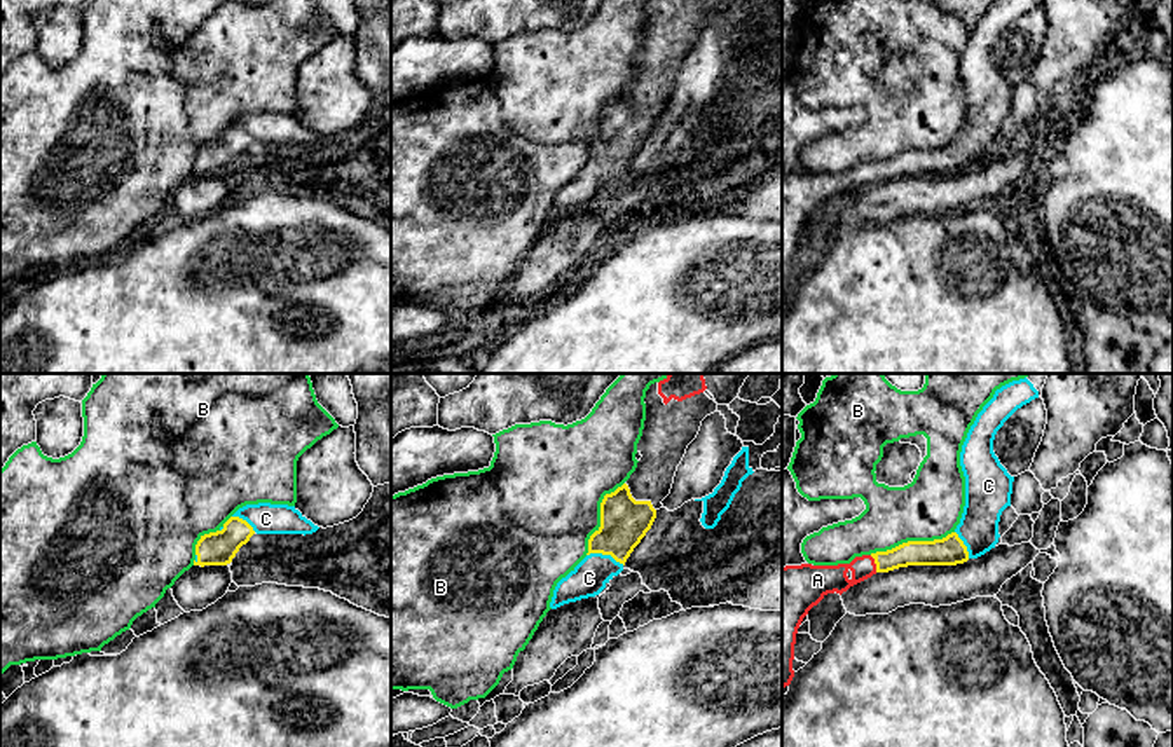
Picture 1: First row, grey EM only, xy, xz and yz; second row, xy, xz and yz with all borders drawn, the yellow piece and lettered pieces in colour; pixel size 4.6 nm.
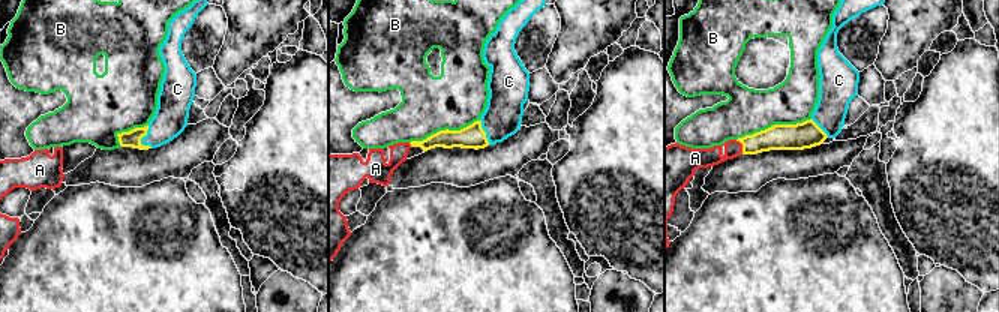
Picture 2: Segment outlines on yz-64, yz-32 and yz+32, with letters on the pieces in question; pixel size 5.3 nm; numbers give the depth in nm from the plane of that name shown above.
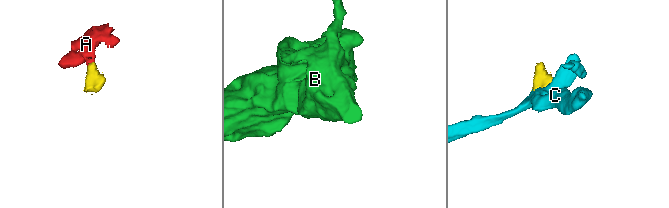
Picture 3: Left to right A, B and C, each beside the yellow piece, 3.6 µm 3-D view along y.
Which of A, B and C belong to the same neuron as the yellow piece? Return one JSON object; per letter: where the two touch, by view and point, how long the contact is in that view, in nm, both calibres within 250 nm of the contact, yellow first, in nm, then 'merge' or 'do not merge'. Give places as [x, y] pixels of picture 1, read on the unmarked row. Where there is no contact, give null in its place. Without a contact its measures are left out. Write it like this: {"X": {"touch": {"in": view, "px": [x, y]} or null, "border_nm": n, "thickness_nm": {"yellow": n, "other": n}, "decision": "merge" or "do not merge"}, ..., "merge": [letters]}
{"A": {"touch": {"in": "yz", "px": [875, 171]}, "border_nm": 90, "thickness_nm": {"yellow": 110, "other": 130}, "decision": "merge"}, "B": {"touch": {"in": "yz", "px": [912, 150]}, "border_nm": 400, "thickness_nm": {"yellow": 140, "other": 300}, "decision": "do not merge"}, "C": {"touch": {"in": "xz", "px": [606, 163]}, "border_nm": 180, "thickness_nm": {"yellow": 220, "other": 160}, "decision": "merge"}, "merge": ["A", "C"]}

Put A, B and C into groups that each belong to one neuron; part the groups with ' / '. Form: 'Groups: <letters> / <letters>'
Groups: A C / B

